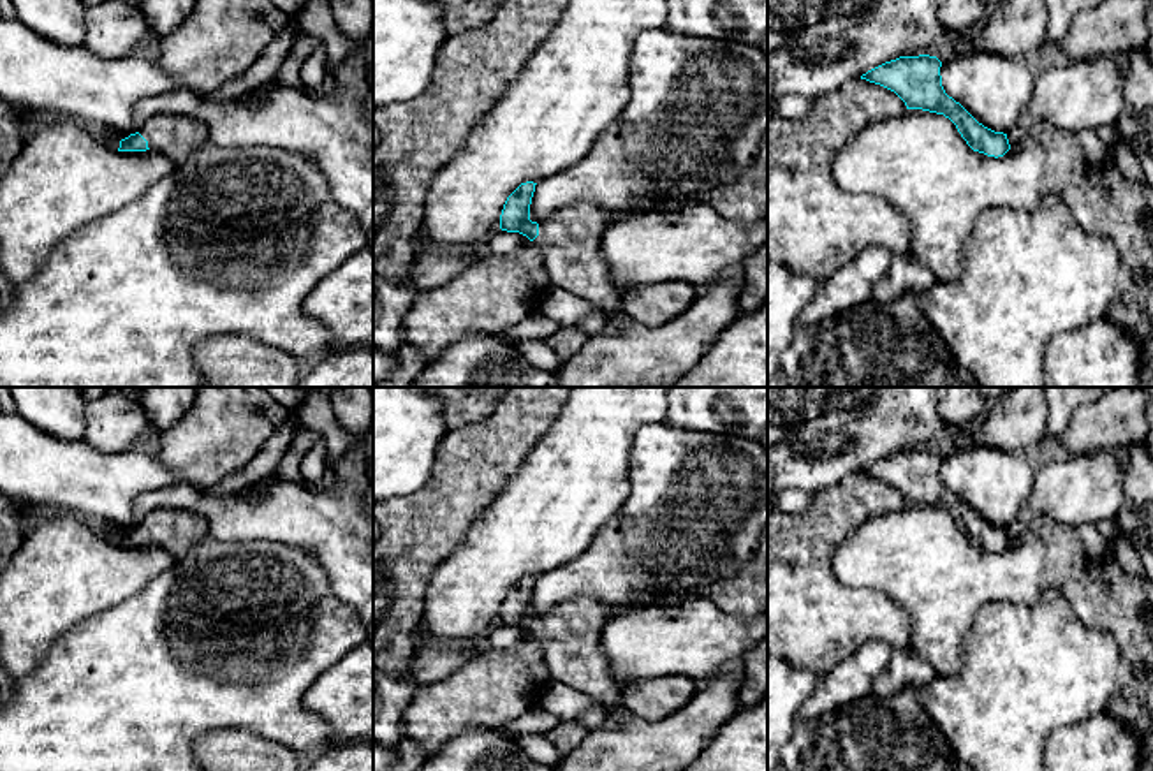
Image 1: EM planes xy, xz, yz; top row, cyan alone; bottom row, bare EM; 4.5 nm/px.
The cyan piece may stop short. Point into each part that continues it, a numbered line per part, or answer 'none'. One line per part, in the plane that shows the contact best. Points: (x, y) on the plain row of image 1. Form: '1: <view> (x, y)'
1: xy (175, 530)

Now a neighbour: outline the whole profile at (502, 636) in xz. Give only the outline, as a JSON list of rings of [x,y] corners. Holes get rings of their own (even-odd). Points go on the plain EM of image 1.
[[[496,625],[489,637],[482,642],[484,648],[503,650],[516,646],[519,641],[526,639],[530,634],[519,627]]]

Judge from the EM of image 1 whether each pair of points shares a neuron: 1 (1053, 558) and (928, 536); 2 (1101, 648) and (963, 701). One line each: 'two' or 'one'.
1: one
2: one

